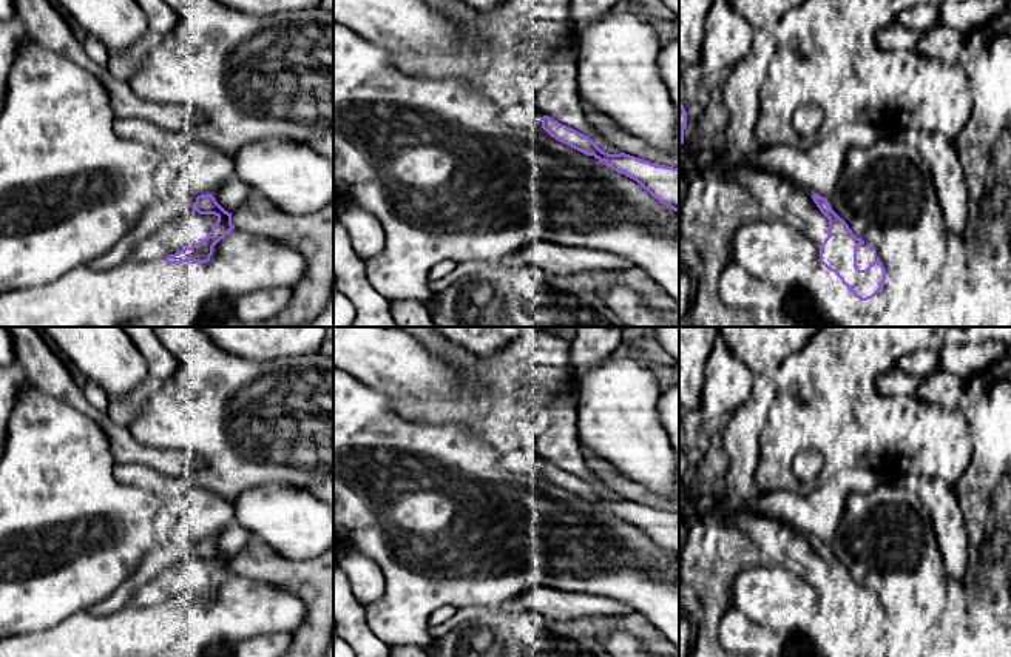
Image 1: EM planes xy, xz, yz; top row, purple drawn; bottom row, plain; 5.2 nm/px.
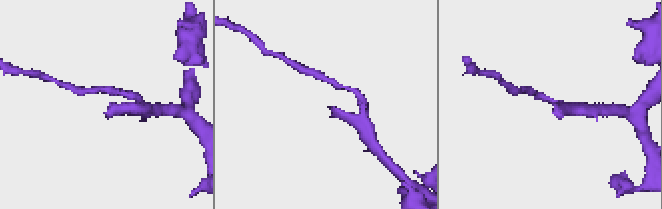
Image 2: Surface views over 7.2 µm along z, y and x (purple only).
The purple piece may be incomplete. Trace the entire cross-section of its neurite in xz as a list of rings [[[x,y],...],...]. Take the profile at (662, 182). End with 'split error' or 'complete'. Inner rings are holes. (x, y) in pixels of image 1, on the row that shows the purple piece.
[[[543,116],[542,128],[556,140],[587,154],[594,156],[614,171],[636,180],[654,199],[679,213],[679,168],[656,165],[648,160],[620,153],[602,151],[588,136]]]; complete

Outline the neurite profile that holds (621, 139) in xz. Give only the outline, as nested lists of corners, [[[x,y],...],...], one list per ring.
[[[582,102],[582,108],[590,125],[622,153],[656,165],[679,168],[679,126],[675,131],[673,150],[661,151],[619,128],[607,114],[600,113],[593,105]]]

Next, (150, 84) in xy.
[[[219,0],[164,2],[174,12],[176,26],[127,80],[136,96],[198,111],[201,123],[196,136],[228,156],[252,142],[287,139],[309,145],[333,162],[333,11],[318,6],[276,15],[249,15]]]

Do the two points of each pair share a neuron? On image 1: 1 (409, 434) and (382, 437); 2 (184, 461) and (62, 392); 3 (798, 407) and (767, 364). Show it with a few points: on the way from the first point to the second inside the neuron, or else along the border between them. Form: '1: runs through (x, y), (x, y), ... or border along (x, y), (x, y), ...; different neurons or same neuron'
1: runs through (403, 437), (388, 437); same neuron
2: runs through (153, 457), (131, 451), (93, 412); same neuron
3: border along (800, 349), (789, 355), (772, 377); different neurons

